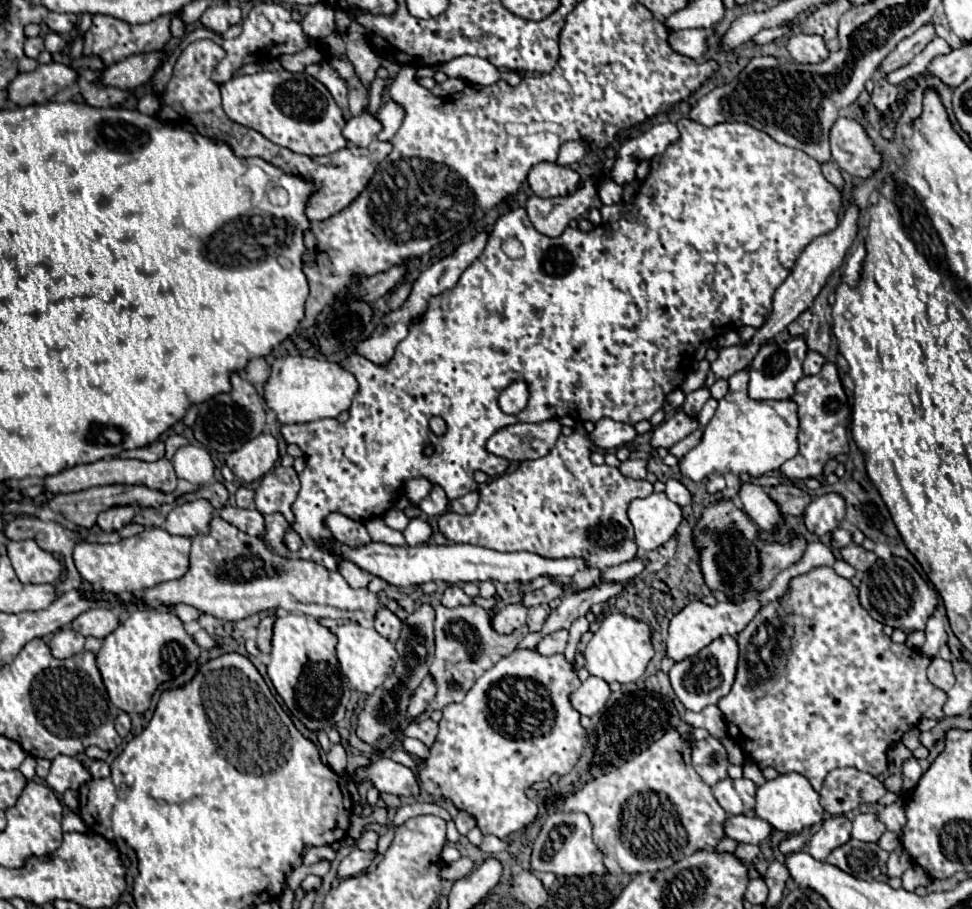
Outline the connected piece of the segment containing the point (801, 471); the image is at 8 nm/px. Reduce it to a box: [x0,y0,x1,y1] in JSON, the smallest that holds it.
[780,363,848,479]

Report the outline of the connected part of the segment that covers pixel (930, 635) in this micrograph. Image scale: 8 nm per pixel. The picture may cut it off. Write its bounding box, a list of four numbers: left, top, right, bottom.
[922,617,948,657]

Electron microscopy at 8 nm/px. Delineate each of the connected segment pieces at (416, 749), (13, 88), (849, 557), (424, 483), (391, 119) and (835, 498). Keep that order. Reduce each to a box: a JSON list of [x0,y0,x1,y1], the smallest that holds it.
[[402,737,428,757],[8,63,76,107],[840,545,876,571],[404,479,432,505],[376,100,405,141],[804,493,844,537]]

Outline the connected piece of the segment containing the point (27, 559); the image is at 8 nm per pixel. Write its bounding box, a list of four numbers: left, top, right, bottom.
[8,539,62,583]

